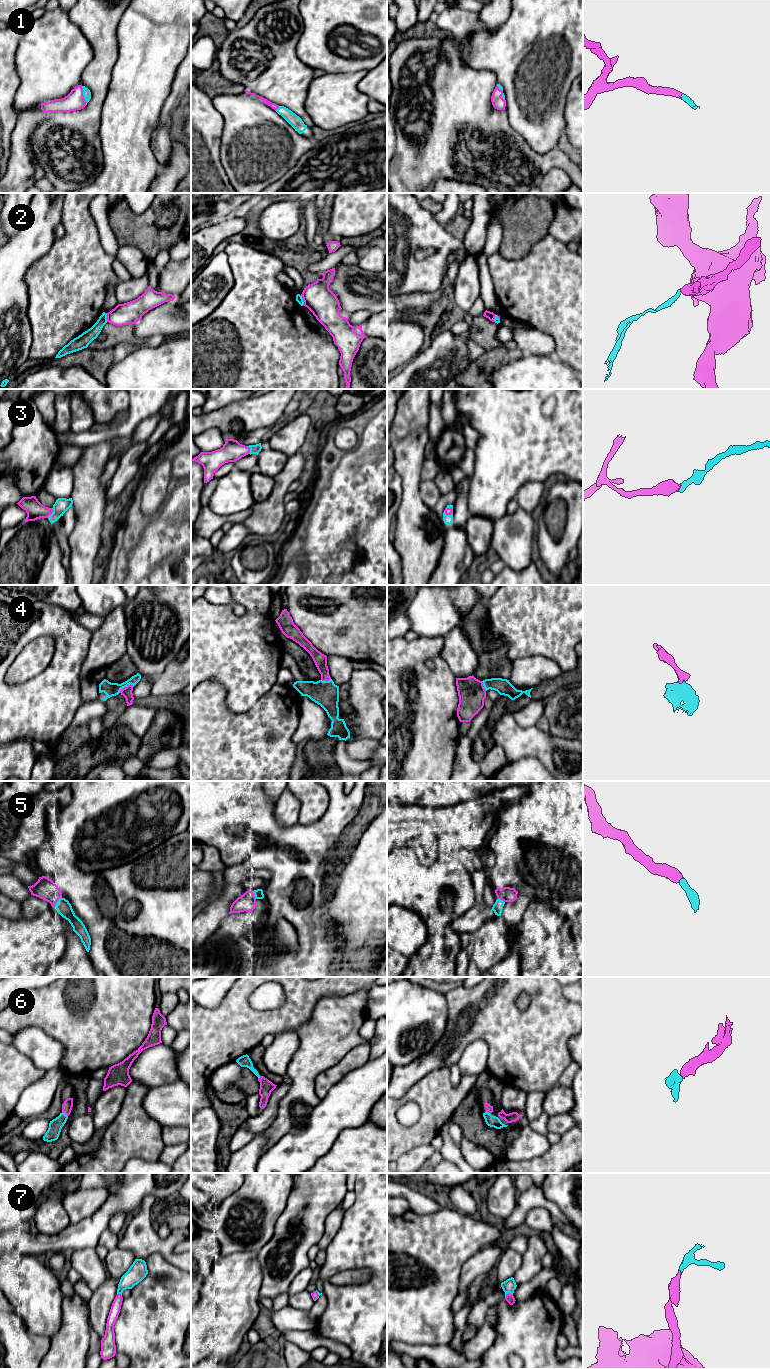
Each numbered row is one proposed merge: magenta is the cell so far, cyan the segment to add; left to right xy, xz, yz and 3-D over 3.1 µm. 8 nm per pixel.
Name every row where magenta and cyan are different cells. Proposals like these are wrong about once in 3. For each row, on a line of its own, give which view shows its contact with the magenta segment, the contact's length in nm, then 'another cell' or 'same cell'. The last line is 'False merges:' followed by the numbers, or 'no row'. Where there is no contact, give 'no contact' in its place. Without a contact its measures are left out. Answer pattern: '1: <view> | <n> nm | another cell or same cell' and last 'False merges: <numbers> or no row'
1: xy | 160 nm | same cell
2: xz | 90 nm | another cell
3: xy | 90 nm | same cell
4: xy | 130 nm | same cell
5: xy | 100 nm | same cell
6: xy | 60 nm | same cell
7: yz | 70 nm | same cell
False merges: 2

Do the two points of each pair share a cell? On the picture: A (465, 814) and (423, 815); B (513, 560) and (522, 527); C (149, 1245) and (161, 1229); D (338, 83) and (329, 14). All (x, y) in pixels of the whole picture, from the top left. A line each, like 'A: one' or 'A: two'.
A: one
B: one
C: two
D: two

